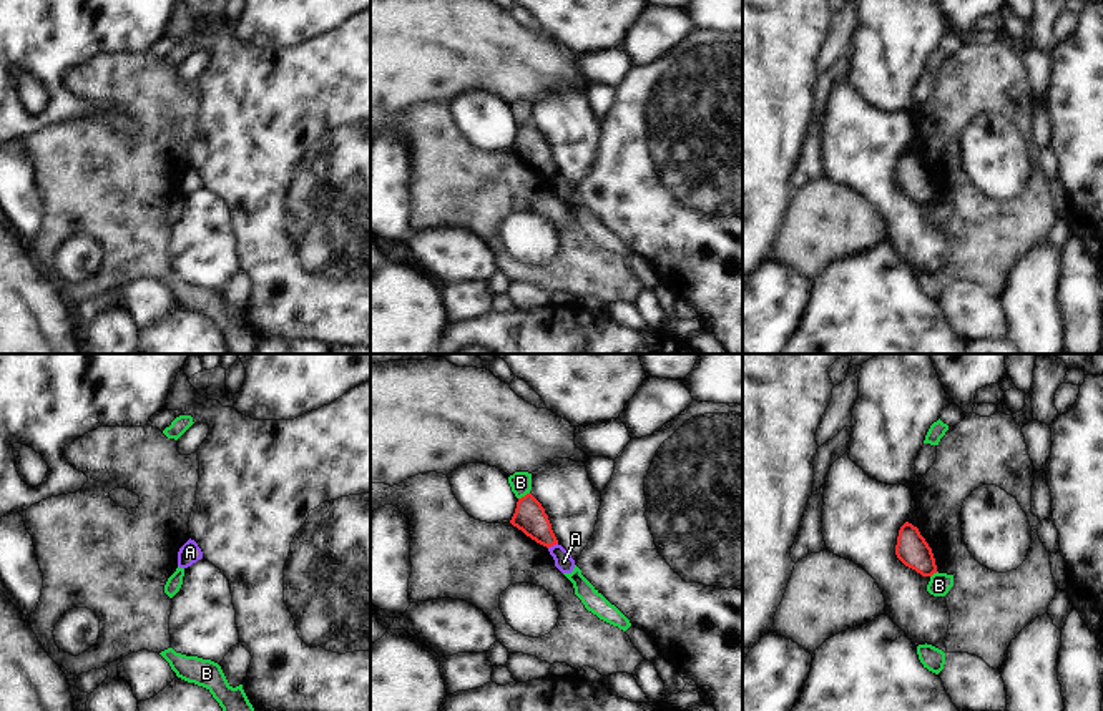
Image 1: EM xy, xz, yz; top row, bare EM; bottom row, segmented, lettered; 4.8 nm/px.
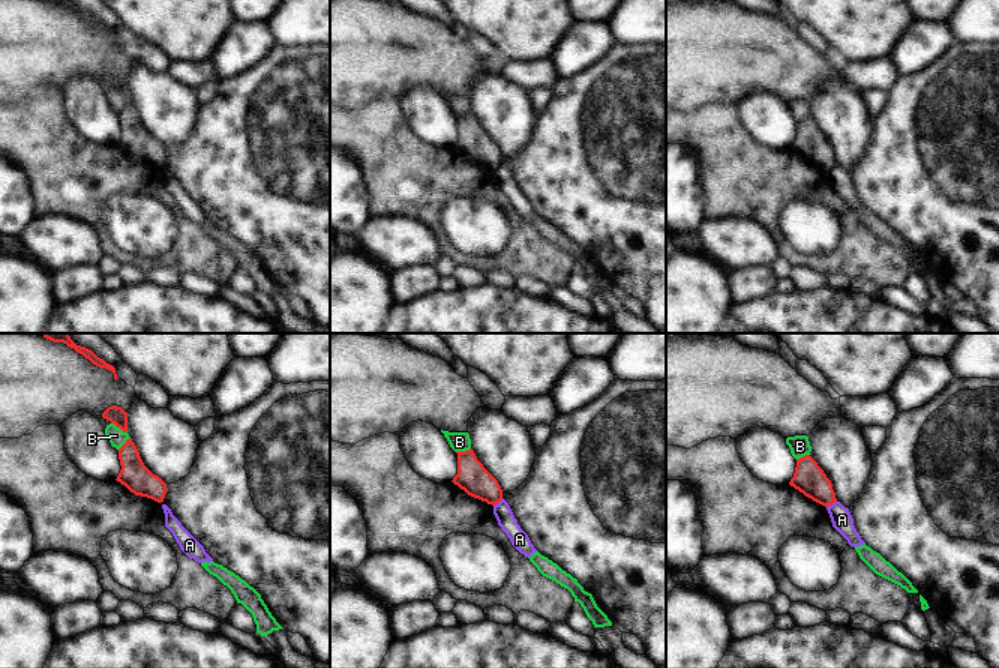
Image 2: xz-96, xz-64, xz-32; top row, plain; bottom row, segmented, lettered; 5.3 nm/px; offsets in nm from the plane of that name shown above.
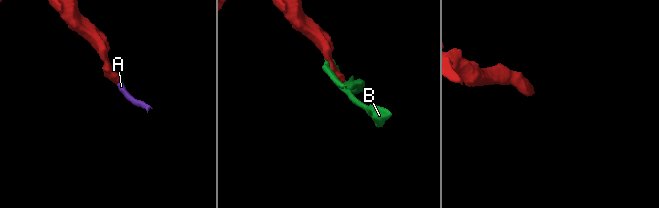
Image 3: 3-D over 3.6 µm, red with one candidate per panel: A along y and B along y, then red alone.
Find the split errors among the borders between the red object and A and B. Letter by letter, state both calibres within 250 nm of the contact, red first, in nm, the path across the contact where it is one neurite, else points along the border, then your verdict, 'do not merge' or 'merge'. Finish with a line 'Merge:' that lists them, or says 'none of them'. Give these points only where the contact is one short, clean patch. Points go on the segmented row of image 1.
A: calibres 150 and 90 nm; border xz (557, 542), (549, 549); do not merge
B: calibres 150 and 110 nm; do not merge
Merge: none of them

